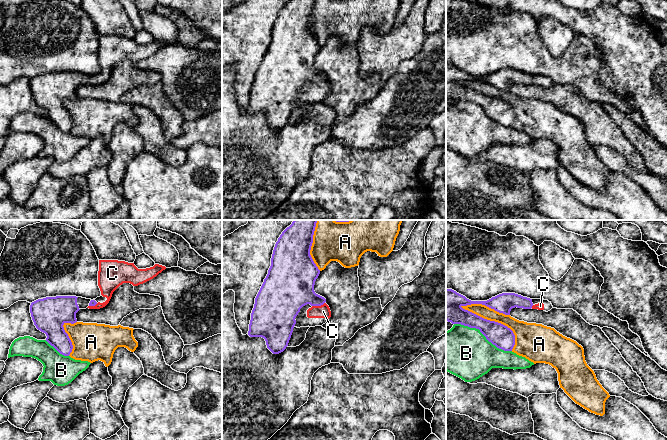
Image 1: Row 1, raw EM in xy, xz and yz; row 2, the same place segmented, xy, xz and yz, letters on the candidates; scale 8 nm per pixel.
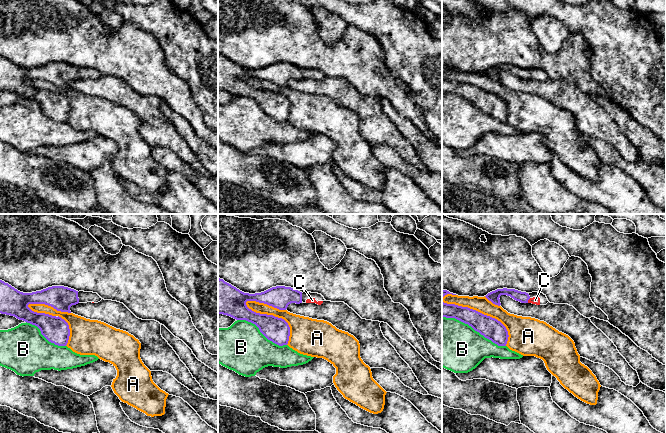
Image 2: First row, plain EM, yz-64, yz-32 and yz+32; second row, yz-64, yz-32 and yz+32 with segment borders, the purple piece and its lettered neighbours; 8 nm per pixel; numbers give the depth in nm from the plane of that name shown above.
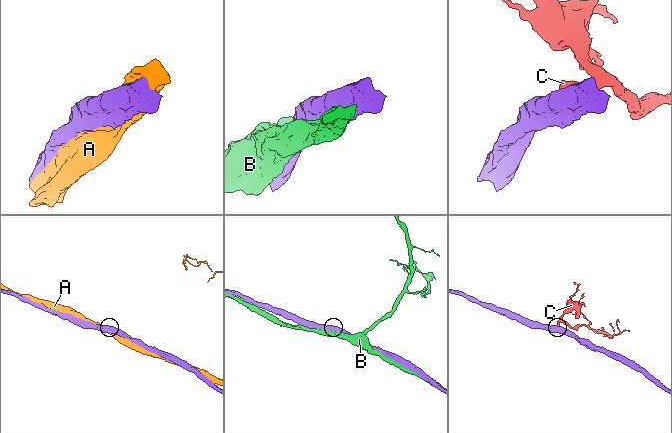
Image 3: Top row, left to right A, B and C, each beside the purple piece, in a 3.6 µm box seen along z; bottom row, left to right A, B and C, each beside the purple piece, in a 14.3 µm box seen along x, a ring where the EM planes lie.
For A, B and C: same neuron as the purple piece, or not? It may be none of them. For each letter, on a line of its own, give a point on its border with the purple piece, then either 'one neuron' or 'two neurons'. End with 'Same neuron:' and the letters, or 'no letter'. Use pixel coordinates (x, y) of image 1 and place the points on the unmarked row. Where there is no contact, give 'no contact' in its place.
A: meets purple in yz at (496, 98); two neurons
B: meets purple in yz at (482, 109); two neurons
C: meets purple in xz at (318, 81); one neuron
Same neuron: C

